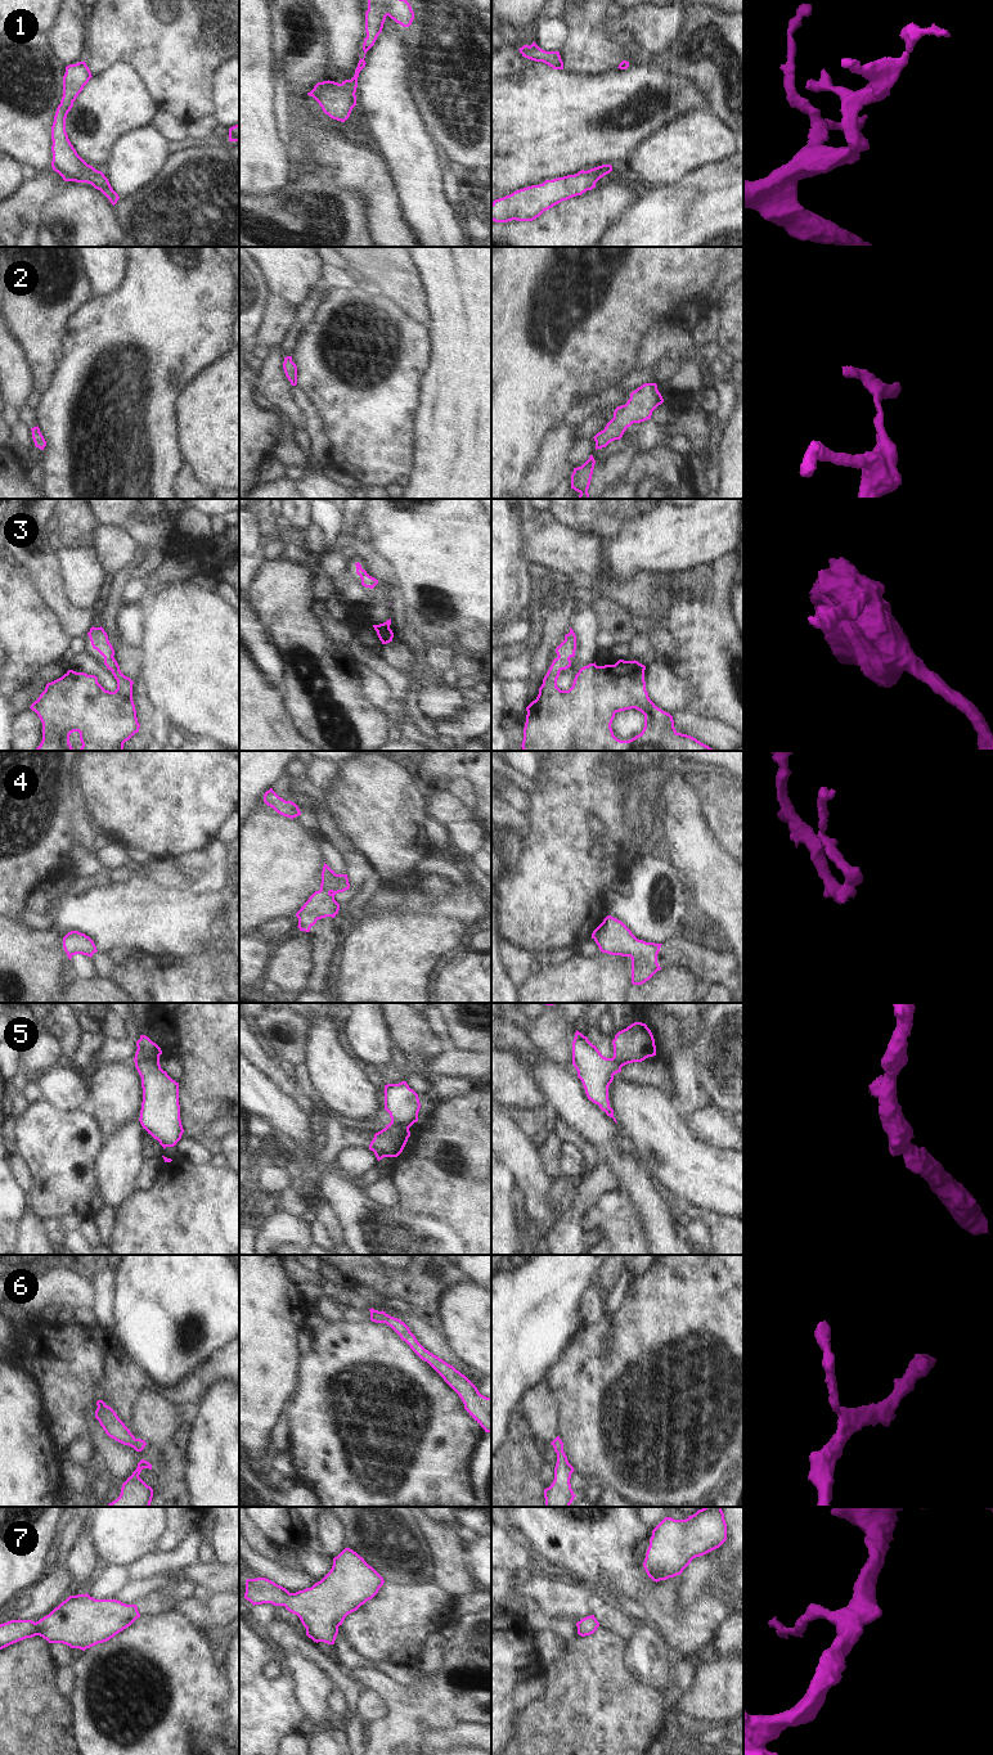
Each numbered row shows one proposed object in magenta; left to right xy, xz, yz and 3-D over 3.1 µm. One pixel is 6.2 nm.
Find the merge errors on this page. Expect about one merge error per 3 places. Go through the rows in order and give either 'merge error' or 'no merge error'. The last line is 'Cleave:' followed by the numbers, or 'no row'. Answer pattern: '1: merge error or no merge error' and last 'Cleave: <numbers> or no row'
1: no merge error
2: no merge error
3: no merge error
4: no merge error
5: merge error
6: no merge error
7: no merge error
Cleave: 5

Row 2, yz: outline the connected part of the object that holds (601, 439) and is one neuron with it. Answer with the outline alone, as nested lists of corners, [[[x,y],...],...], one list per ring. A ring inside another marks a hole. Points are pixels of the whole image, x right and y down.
[[[644,383],[630,393],[625,405],[617,406],[614,418],[606,424],[605,429],[593,438],[596,450],[606,447],[611,441],[620,440],[633,423],[651,419],[652,411],[664,402],[656,383]]]

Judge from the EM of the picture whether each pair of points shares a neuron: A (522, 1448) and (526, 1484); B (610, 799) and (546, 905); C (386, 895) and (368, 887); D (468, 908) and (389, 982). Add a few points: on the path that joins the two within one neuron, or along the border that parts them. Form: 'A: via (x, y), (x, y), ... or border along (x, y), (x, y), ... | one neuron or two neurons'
A: via (522, 1457), (522, 1475) | one neuron
B: via (580, 814), (561, 833), (561, 876) | one neuron
C: border along (385, 880), (385, 883), (369, 900) | two neurons
D: via (449, 922), (408, 963) | one neuron

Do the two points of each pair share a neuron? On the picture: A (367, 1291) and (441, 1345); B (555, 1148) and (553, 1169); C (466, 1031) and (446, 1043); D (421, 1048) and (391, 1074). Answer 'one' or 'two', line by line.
A: one
B: one
C: two
D: two

